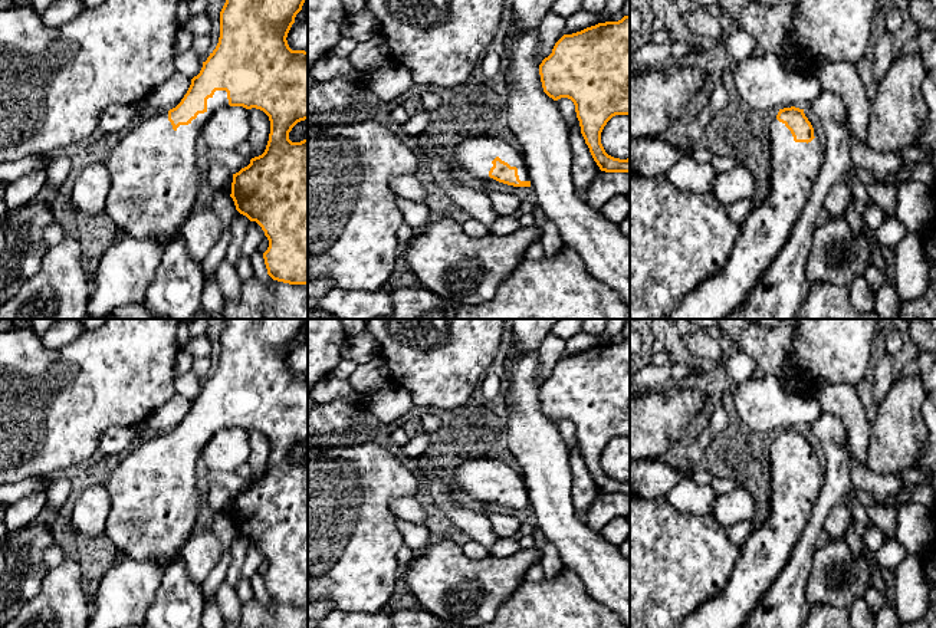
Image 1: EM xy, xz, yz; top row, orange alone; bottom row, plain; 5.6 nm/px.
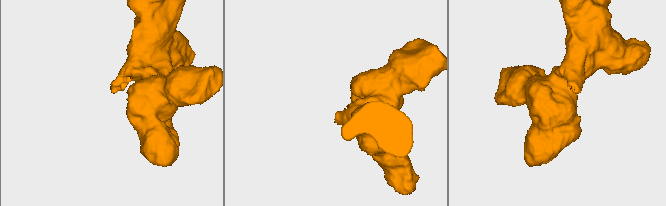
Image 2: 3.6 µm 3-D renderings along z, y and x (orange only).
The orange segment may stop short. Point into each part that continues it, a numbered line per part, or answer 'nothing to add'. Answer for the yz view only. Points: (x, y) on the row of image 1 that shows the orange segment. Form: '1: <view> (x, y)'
1: yz (795, 165)

